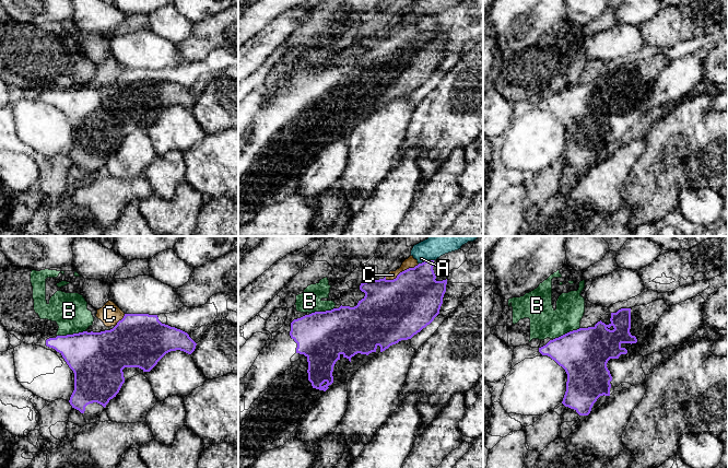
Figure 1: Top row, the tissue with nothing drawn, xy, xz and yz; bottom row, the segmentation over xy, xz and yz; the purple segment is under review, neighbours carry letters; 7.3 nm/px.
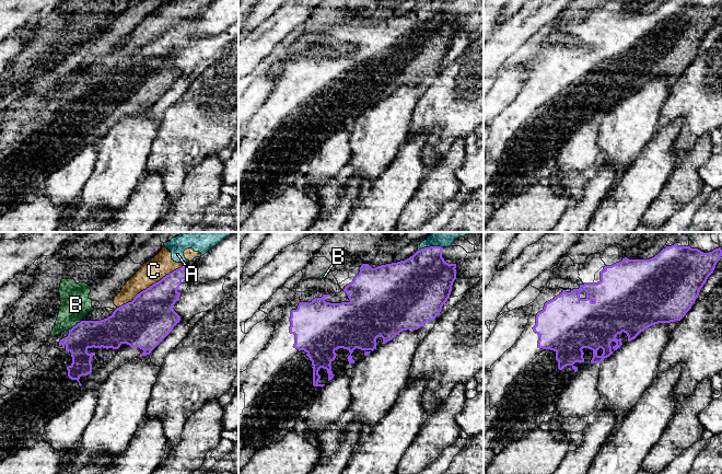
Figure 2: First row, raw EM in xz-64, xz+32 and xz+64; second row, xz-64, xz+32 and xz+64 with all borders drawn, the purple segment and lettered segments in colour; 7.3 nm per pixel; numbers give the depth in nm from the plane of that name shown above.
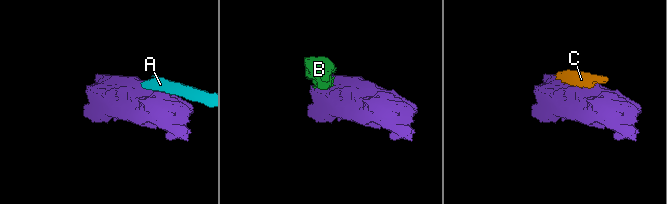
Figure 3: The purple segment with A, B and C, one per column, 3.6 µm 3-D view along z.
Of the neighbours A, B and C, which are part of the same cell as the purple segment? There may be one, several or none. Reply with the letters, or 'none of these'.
none of these

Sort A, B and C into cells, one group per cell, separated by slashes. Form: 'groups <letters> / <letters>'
groups A C / B

